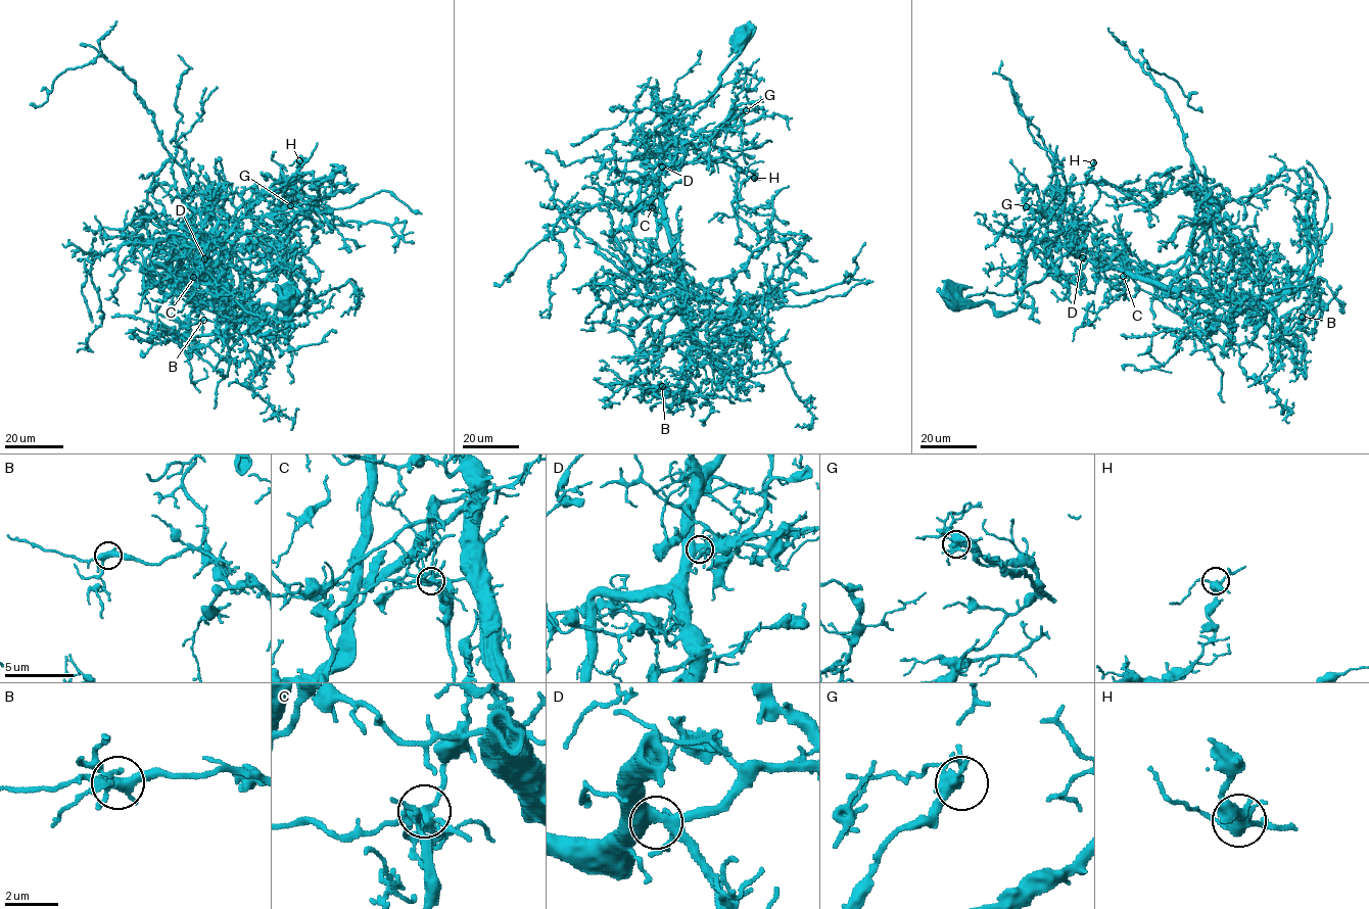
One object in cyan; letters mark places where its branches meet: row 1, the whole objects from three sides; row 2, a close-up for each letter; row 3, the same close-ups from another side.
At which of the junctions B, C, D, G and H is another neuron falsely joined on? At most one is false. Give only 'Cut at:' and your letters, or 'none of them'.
Cut at: none of them

